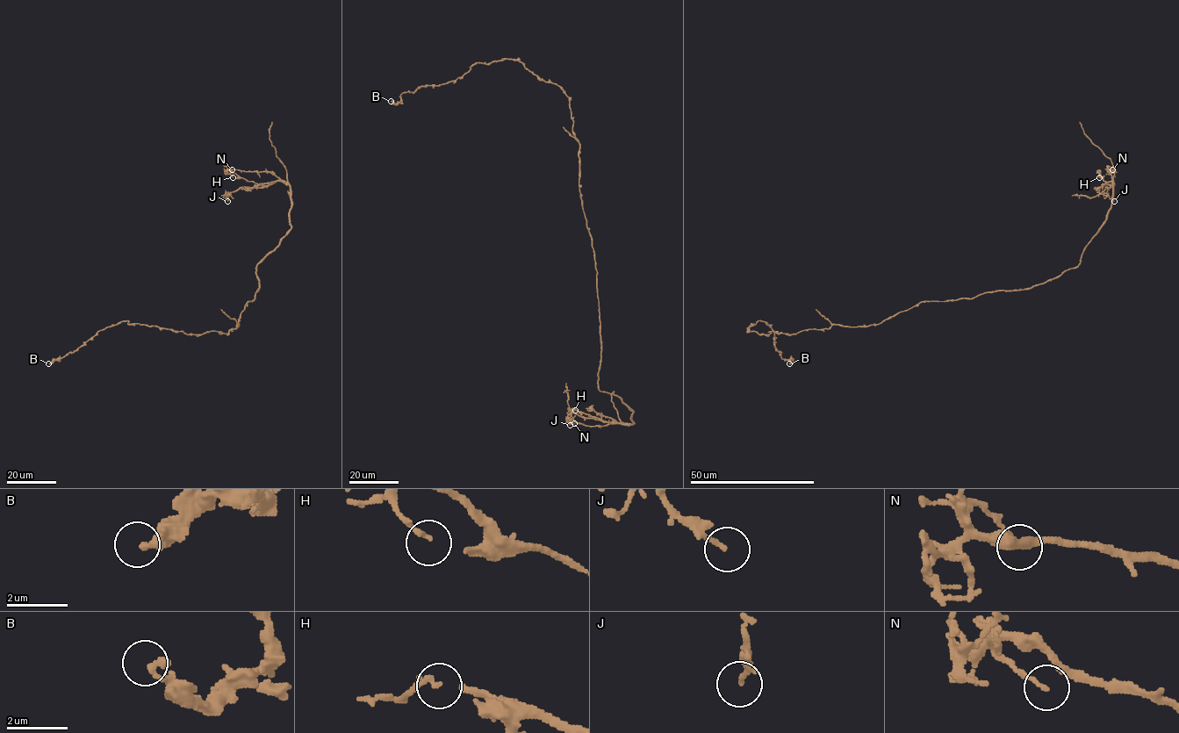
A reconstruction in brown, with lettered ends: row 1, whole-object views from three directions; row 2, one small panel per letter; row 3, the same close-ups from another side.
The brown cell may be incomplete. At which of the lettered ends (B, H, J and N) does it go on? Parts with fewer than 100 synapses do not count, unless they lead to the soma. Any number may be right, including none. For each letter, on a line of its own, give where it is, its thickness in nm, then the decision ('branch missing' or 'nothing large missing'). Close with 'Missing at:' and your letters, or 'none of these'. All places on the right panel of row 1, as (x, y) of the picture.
B: (789, 363) | 280 nm | nothing large missing
H: (1099, 177) | 130 nm | nothing large missing
J: (1114, 201) | 130 nm | nothing large missing
N: (1112, 169) | 120 nm | nothing large missing
Missing at: none of these

